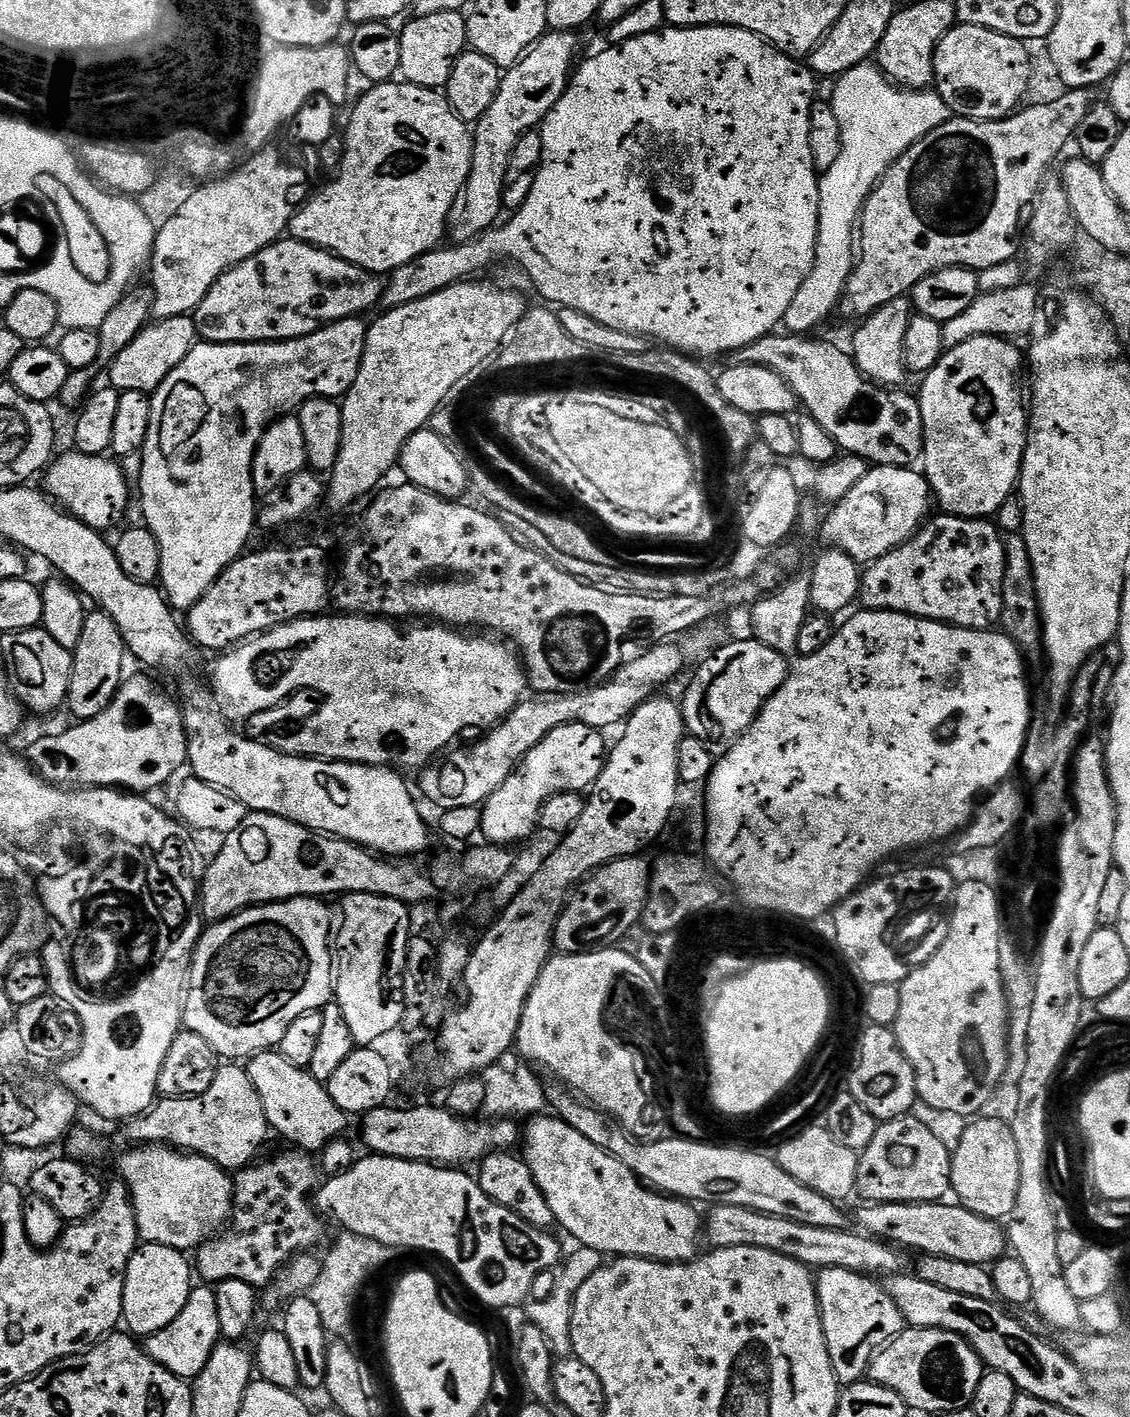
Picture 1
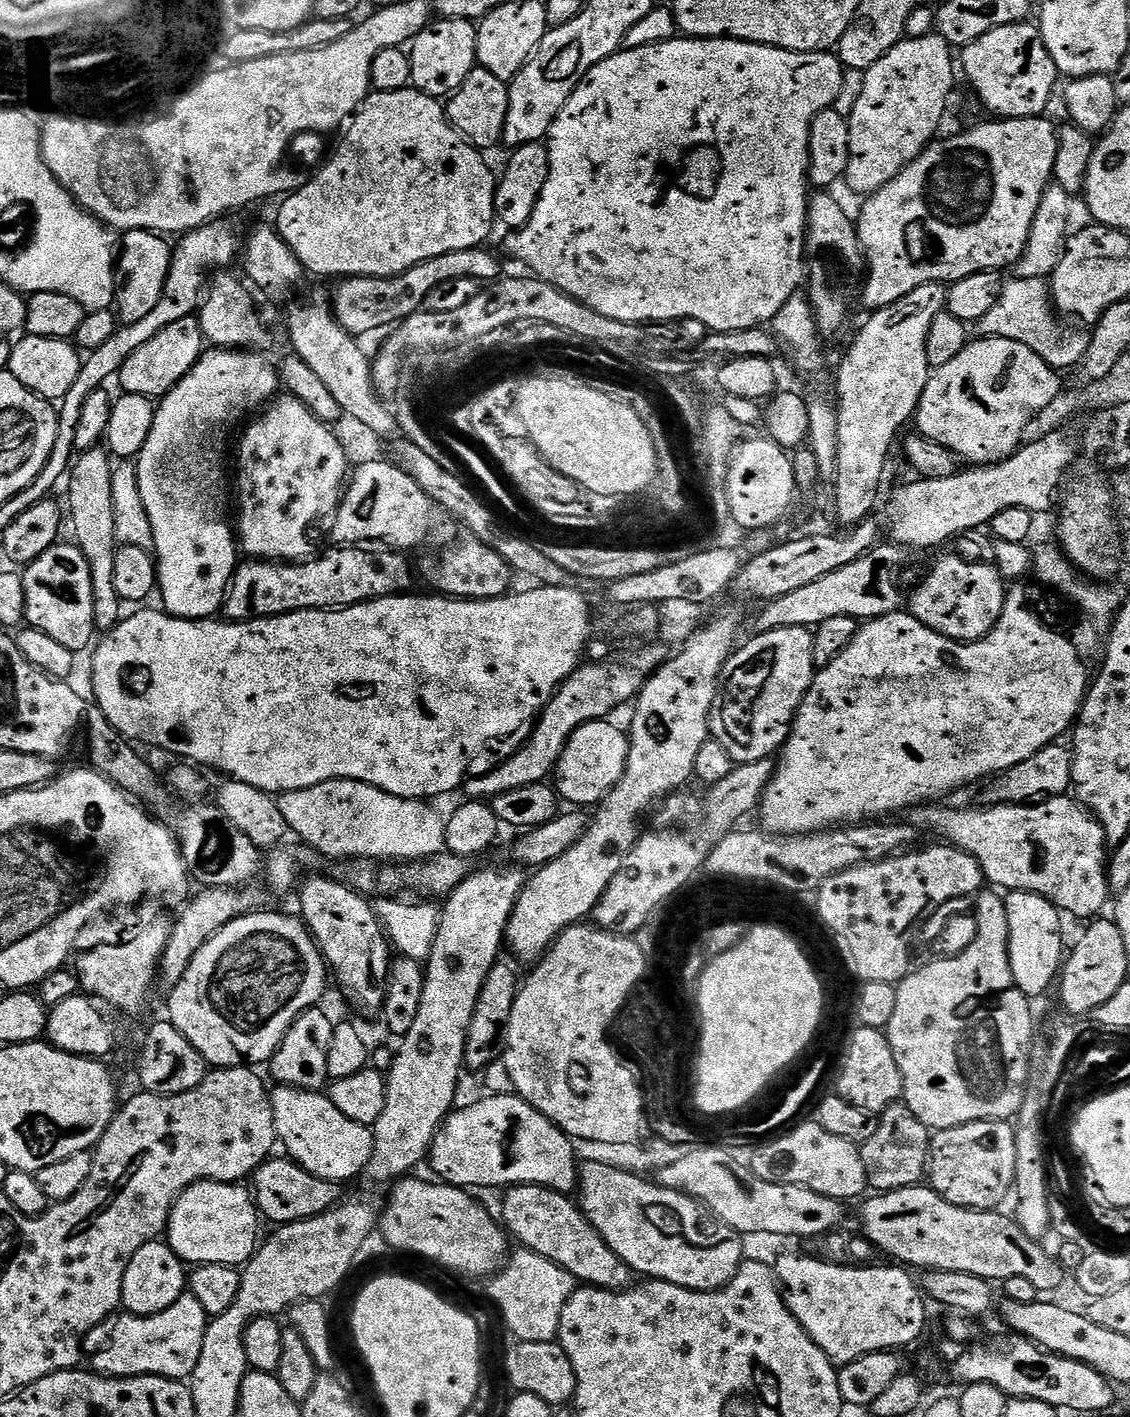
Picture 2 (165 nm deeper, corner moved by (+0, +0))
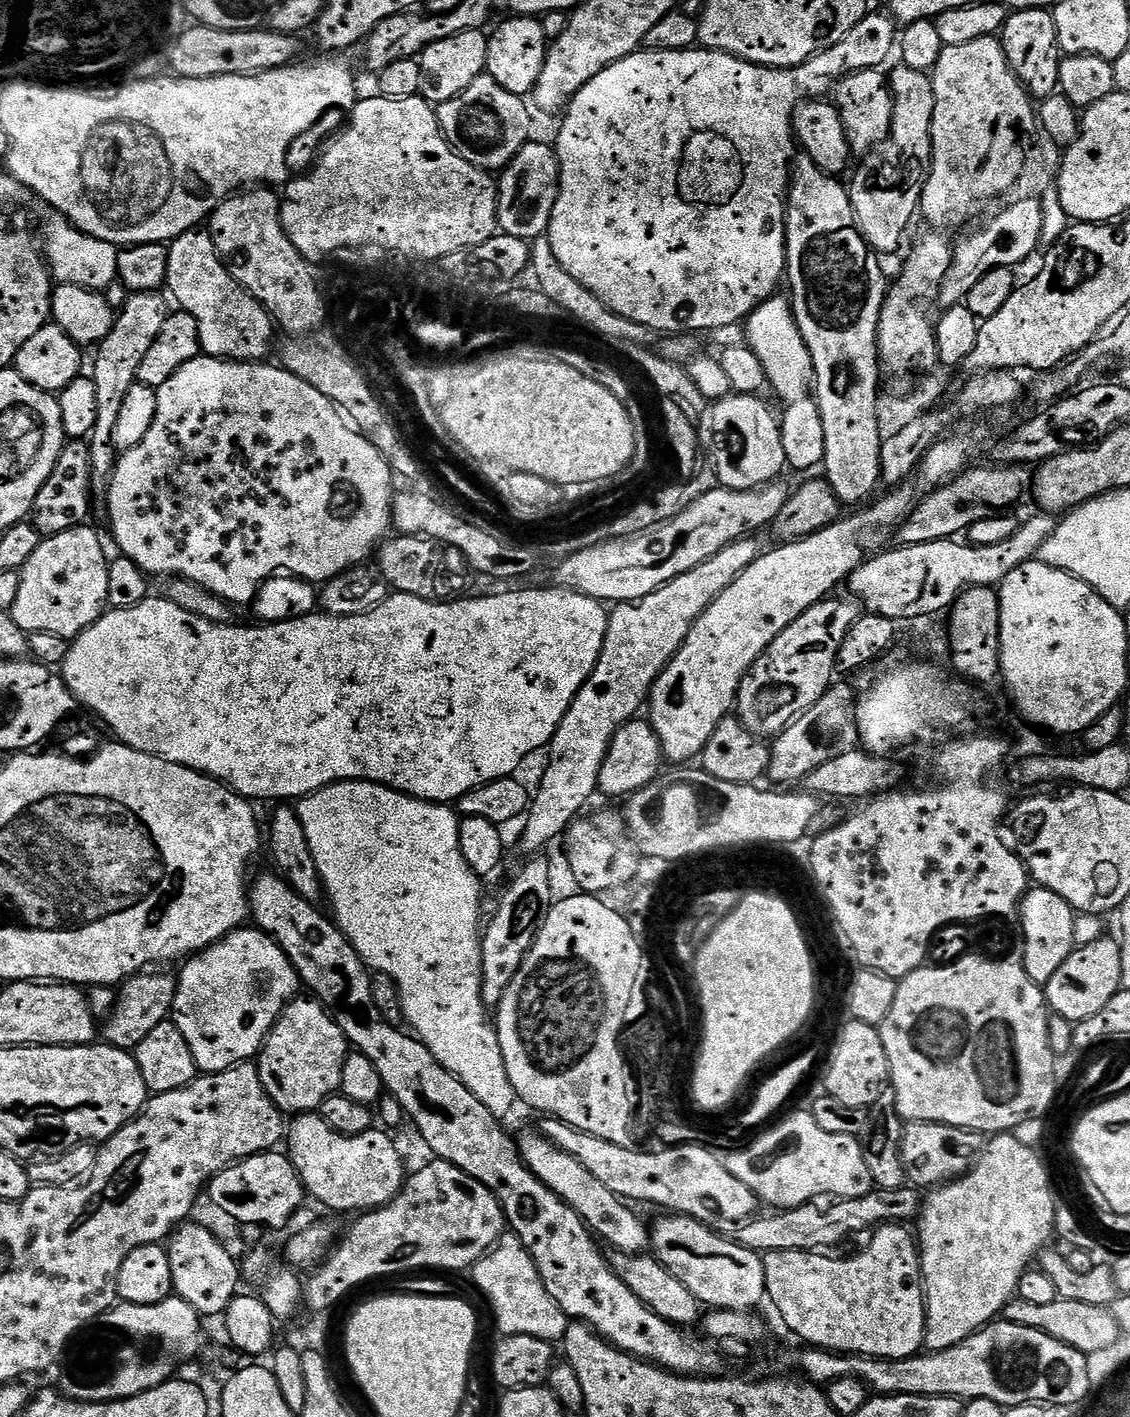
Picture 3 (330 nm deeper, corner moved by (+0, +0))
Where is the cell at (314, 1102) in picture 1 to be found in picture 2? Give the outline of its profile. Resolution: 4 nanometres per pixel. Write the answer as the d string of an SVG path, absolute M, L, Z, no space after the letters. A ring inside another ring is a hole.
M276 1086L271 1089L270 1095L279 1143L282 1148L284 1144L285 1150L288 1151L285 1153L301 1168L318 1178L333 1182L352 1180L356 1175L359 1177L365 1171L367 1163L370 1162L370 1154L374 1151L374 1138L369 1125L359 1124L353 1122L351 1118L346 1118L346 1114L342 1114L342 1110L338 1110L338 1106L334 1106L334 1102L330 1102L327 1095L320 1090L307 1092L305 1088Z

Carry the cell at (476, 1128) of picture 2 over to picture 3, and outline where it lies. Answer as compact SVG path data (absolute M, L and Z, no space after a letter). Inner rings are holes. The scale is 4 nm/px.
M536 1130L526 1133L522 1138L519 1137L518 1147L529 1170L546 1187L554 1190L554 1194L563 1198L605 1245L613 1244L611 1247L617 1252L635 1254L643 1253L649 1247L650 1240L646 1235L646 1228L640 1225L639 1218L628 1209L631 1207L613 1192L606 1190L606 1186L602 1186L602 1182L598 1182L598 1178L594 1178L594 1174L590 1174L590 1170L586 1170L586 1166L582 1166L578 1158L566 1154L566 1150L551 1144Z

